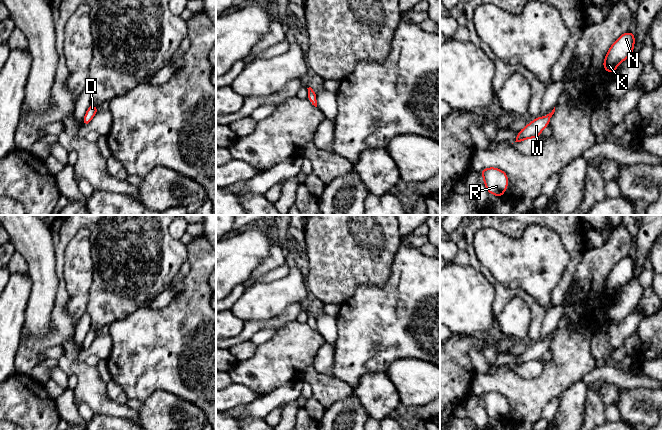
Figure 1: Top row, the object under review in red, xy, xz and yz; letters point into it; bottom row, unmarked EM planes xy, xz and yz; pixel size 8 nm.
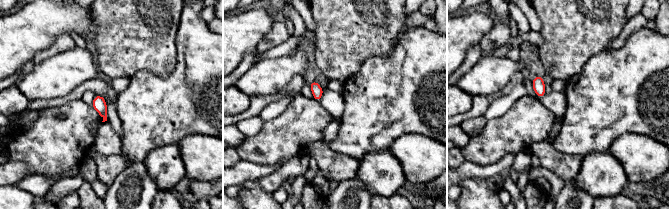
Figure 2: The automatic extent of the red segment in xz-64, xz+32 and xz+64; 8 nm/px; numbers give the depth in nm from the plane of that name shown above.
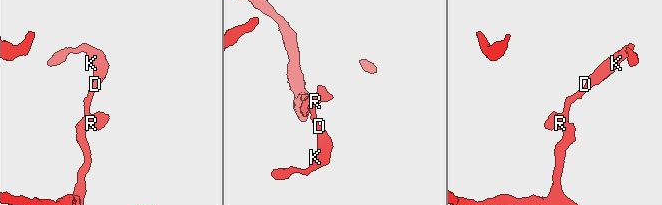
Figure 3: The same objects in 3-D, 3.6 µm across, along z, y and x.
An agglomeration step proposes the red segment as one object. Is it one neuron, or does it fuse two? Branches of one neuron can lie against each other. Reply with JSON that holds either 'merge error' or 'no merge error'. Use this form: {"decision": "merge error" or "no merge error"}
{"decision": "no merge error"}

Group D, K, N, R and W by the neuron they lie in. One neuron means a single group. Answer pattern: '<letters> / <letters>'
D K N R W

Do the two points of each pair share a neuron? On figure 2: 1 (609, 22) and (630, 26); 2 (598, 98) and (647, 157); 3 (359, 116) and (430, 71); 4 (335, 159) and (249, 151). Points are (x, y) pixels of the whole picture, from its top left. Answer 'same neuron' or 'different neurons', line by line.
1: different neurons
2: different neurons
3: same neuron
4: different neurons

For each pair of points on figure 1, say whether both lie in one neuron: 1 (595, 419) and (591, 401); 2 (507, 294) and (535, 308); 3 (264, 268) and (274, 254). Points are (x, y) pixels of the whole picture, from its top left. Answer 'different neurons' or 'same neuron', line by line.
1: same neuron
2: same neuron
3: same neuron

